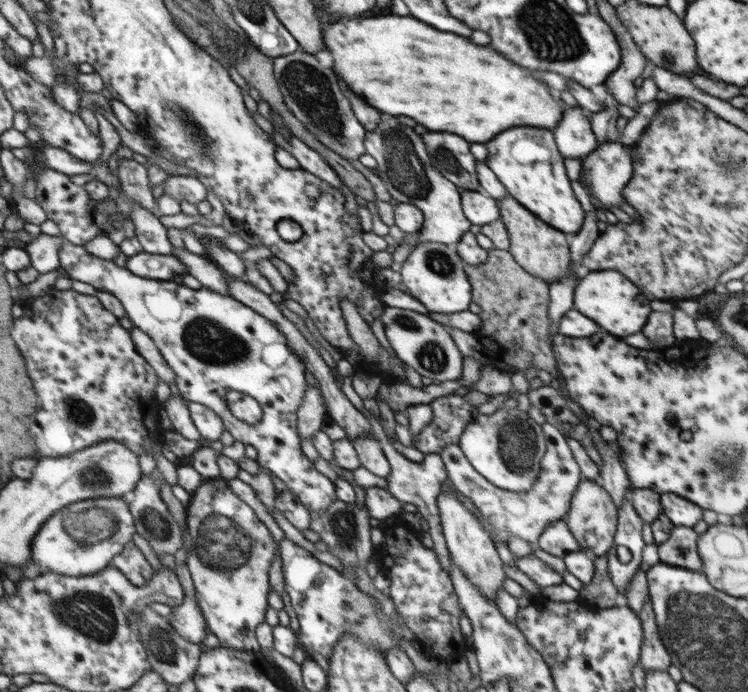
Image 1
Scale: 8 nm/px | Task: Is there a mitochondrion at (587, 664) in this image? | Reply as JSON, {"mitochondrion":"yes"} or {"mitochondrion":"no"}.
{"mitochondrion":"no"}

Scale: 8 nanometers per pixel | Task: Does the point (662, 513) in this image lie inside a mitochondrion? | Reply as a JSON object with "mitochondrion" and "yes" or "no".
{"mitochondrion":"no"}

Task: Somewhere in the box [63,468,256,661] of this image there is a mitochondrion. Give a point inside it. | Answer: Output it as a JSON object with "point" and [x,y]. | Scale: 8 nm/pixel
{"point":[223,547]}

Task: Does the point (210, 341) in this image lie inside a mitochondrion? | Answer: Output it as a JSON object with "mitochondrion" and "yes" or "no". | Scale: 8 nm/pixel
{"mitochondrion":"yes"}

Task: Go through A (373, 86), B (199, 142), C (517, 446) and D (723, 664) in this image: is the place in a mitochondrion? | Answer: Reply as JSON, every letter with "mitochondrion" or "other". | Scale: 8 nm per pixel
{"A":"other","B":"mitochondrion","C":"mitochondrion","D":"mitochondrion"}

